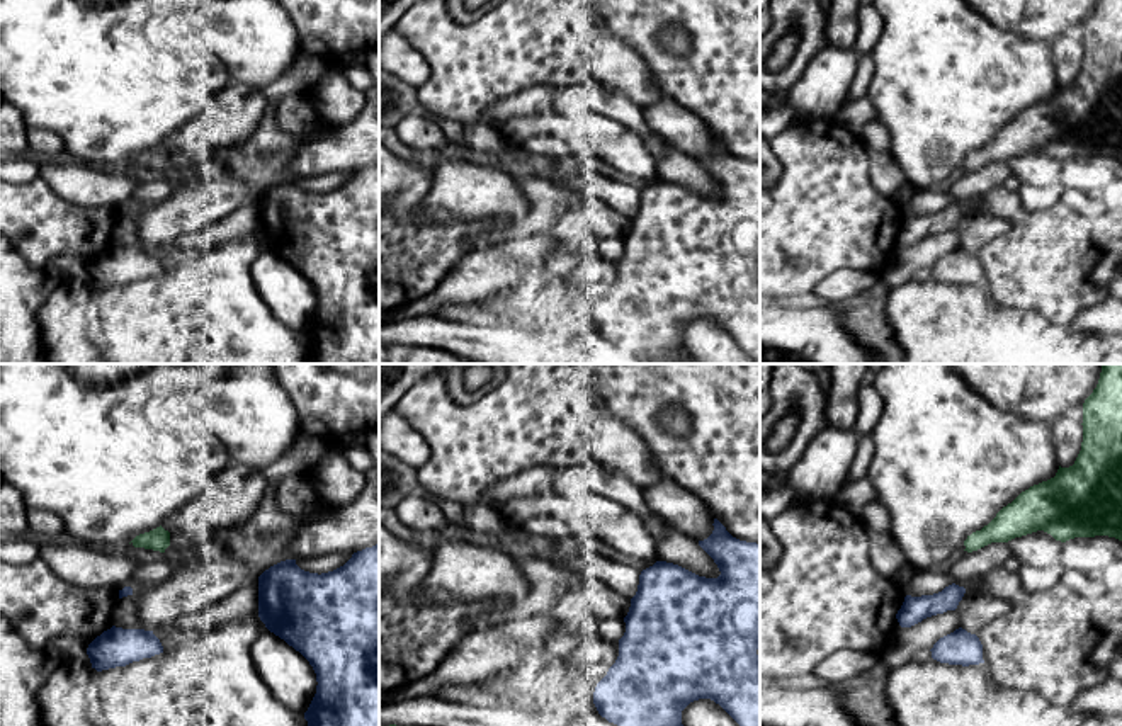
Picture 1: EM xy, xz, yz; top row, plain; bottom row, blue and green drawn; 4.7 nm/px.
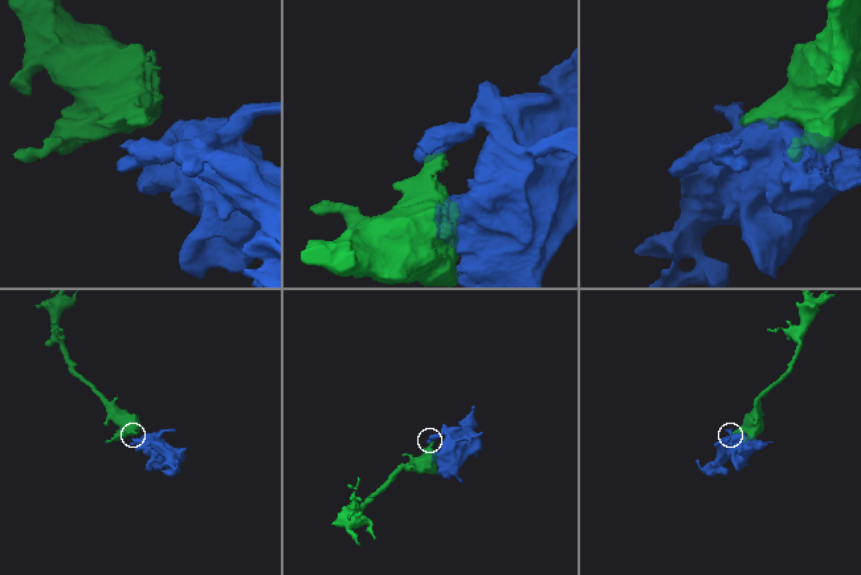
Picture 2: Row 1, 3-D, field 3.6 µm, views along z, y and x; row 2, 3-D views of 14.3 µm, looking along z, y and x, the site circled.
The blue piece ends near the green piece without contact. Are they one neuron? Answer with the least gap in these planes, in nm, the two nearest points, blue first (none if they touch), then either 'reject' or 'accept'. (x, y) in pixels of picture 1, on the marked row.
gap 160 nm; span yz (954, 584), (968, 551); reject

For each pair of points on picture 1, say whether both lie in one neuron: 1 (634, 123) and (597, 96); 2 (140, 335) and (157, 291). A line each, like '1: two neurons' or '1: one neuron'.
1: one neuron
2: one neuron

